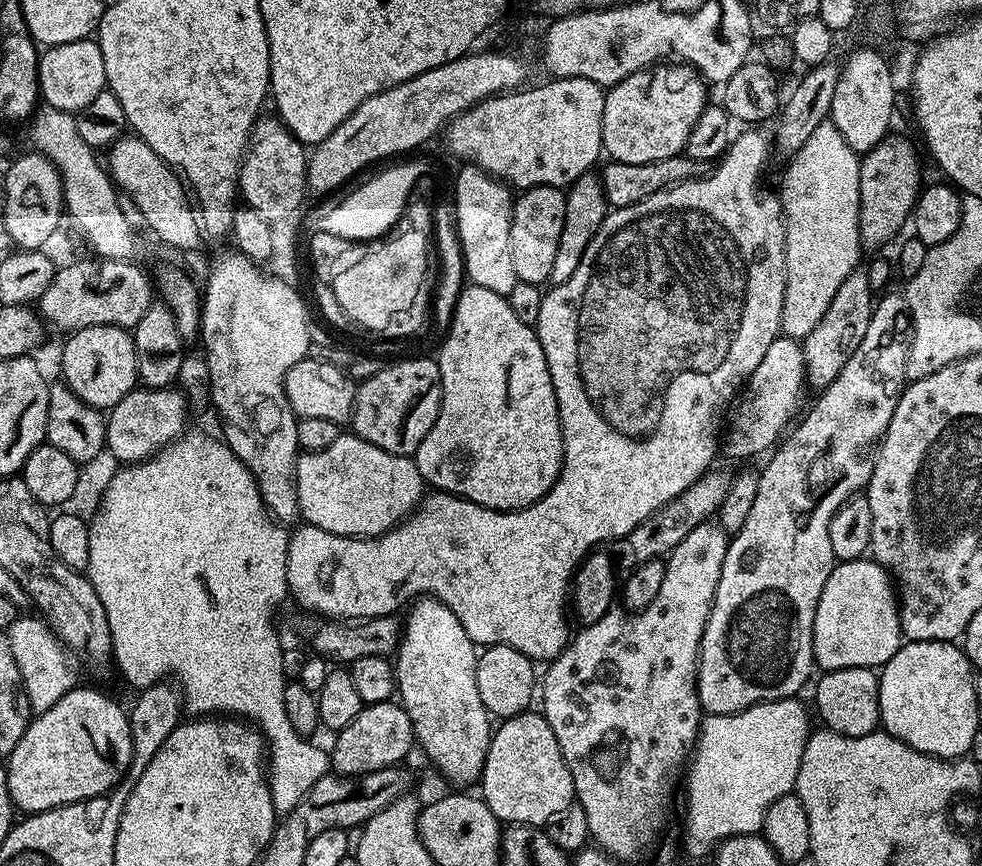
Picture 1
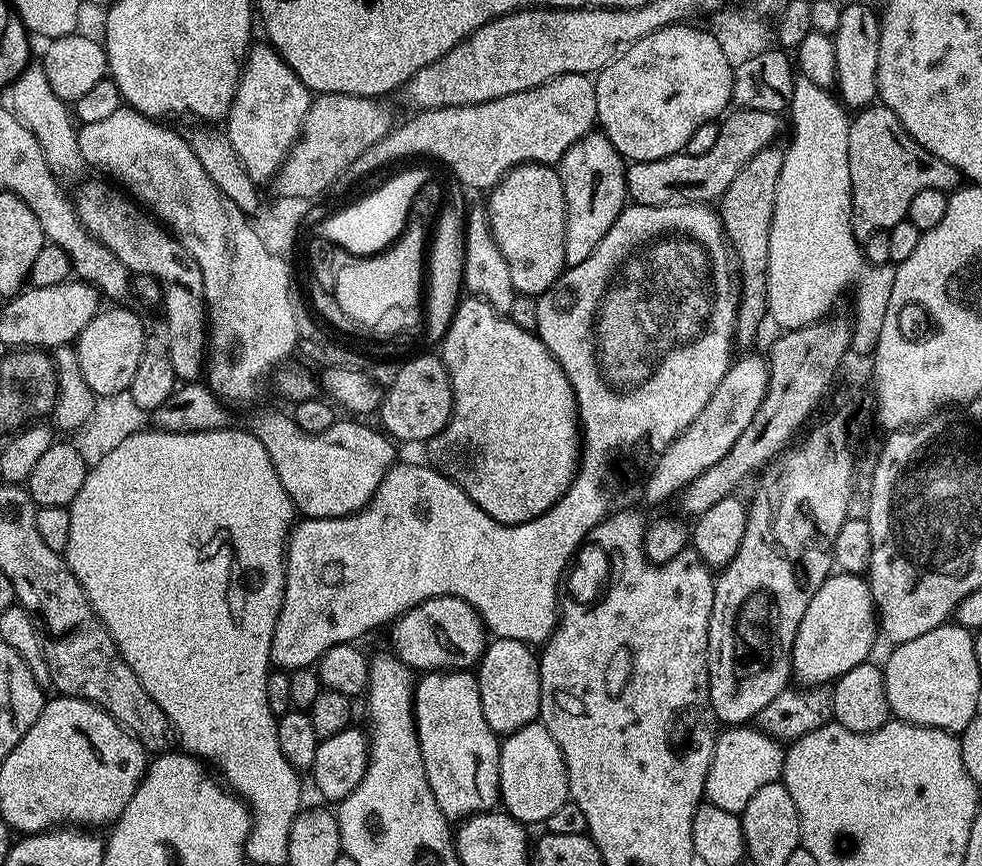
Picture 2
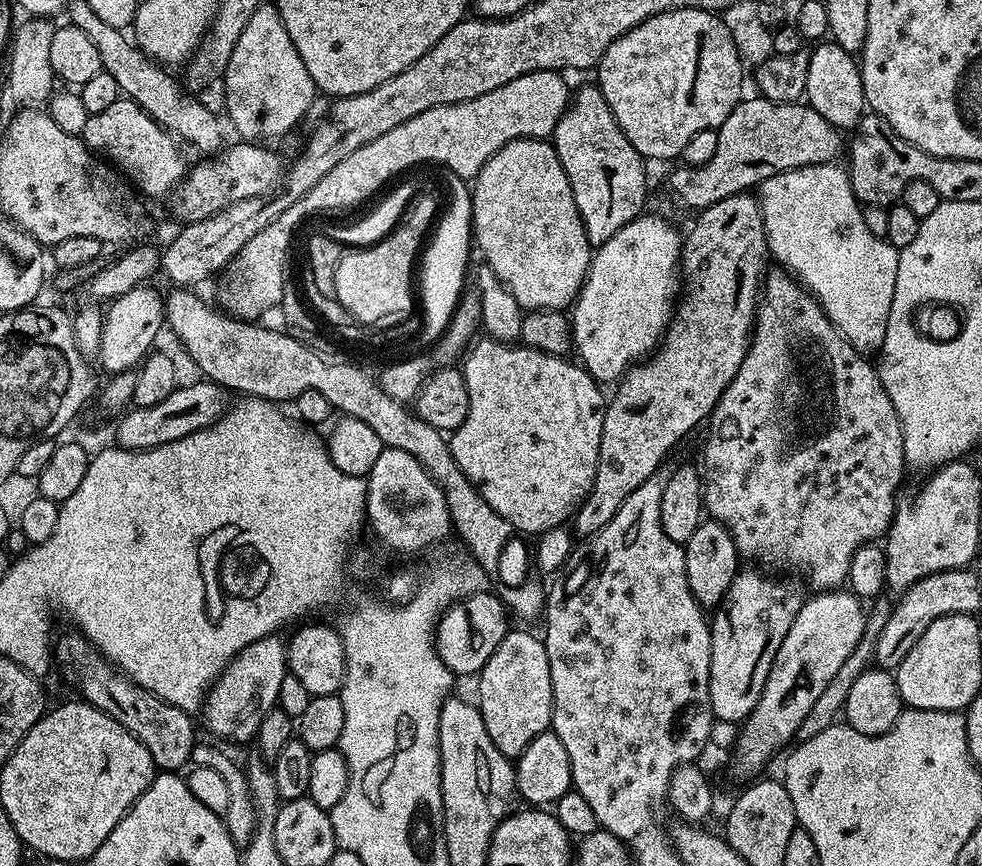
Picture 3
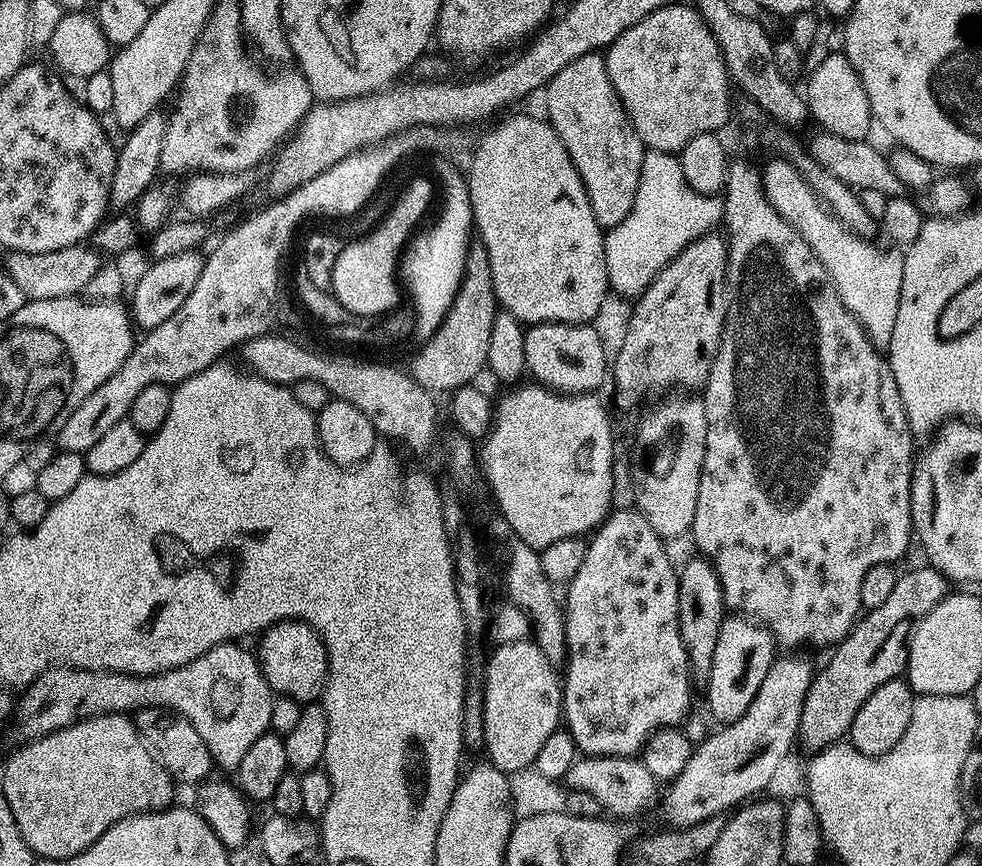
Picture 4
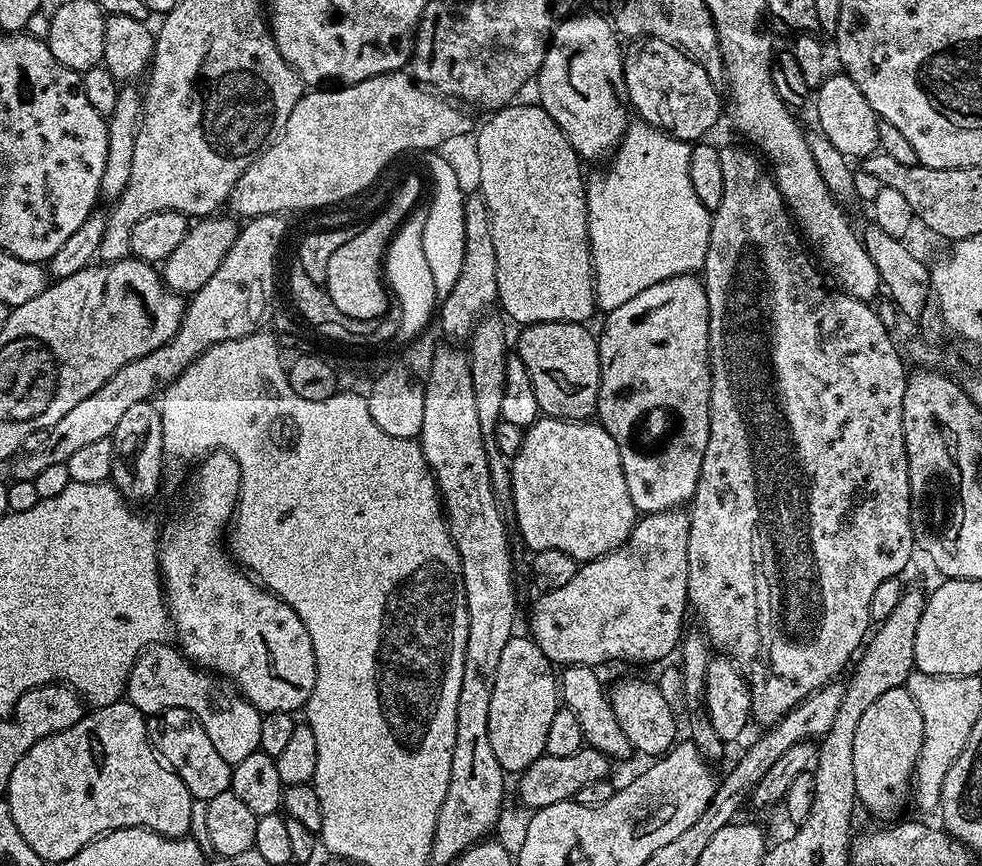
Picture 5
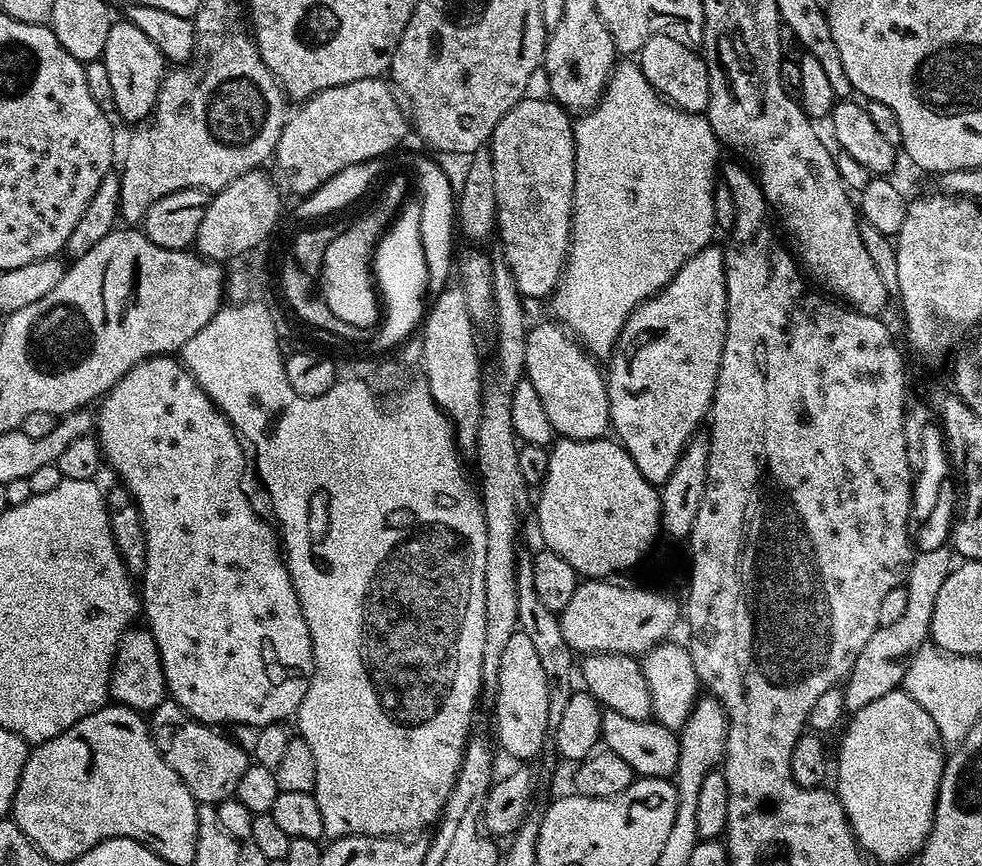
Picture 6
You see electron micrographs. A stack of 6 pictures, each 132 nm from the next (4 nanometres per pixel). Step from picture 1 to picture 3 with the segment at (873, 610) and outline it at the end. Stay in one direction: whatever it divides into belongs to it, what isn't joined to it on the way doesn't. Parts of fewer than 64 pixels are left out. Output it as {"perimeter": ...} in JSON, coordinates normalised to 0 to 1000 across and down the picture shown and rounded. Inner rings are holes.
{"perimeter":[[[839,681],[834,686],[827,686],[824,693],[820,692],[816,696],[804,727],[800,727],[800,737],[796,737],[796,746],[792,746],[792,755],[788,755],[788,764],[784,769],[780,792],[776,792],[776,801],[768,820],[753,842],[753,850],[748,857],[747,867],[744,870],[747,895],[755,896],[758,903],[773,897],[777,893],[774,890],[785,880],[786,872],[793,864],[801,865],[812,853],[814,839],[828,819],[829,811],[836,805],[837,797],[844,792],[845,785],[849,783],[853,774],[857,773],[857,764],[862,763],[880,734],[882,722],[880,722],[879,701],[881,702],[881,699],[876,689],[869,688],[864,681]]]}

